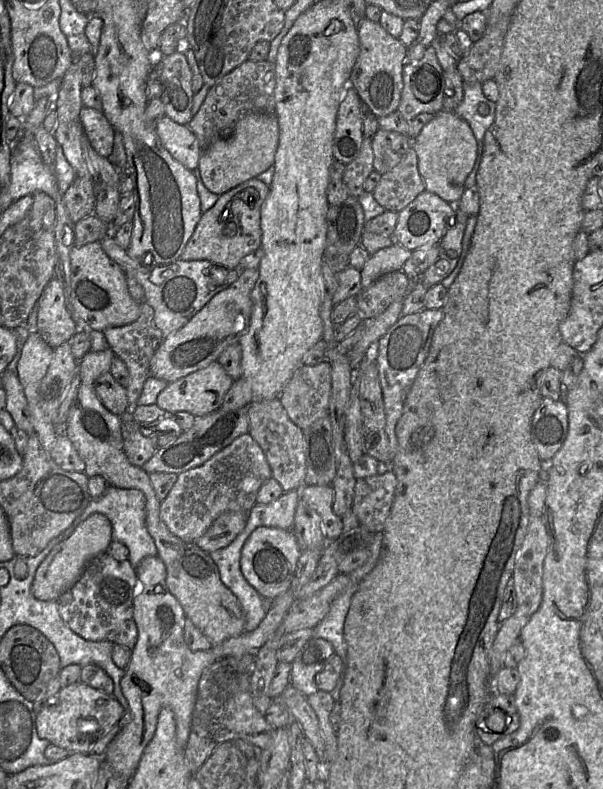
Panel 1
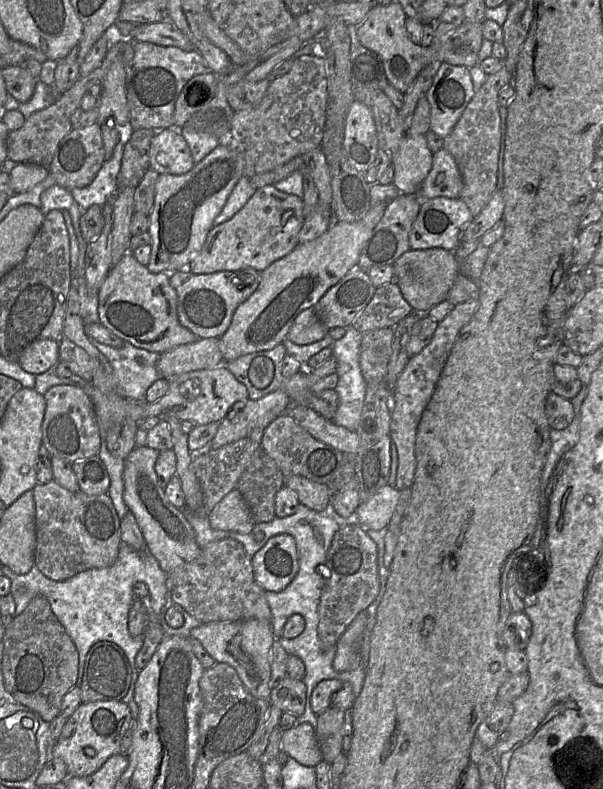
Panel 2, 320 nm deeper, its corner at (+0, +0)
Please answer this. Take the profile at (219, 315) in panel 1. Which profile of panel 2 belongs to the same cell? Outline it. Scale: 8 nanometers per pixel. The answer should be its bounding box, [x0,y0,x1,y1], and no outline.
[219,205,387,365]

